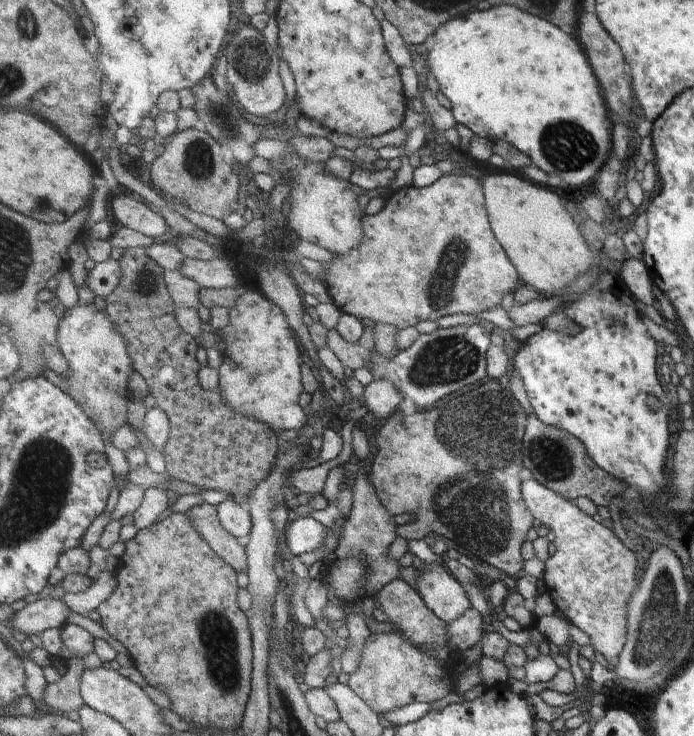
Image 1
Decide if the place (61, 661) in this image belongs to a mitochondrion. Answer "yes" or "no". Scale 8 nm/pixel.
no

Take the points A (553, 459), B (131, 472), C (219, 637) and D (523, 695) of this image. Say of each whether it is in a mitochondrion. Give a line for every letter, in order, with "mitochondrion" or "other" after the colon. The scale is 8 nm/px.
A: mitochondrion
B: other
C: mitochondrion
D: other

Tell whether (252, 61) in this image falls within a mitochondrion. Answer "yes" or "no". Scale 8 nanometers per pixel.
yes

